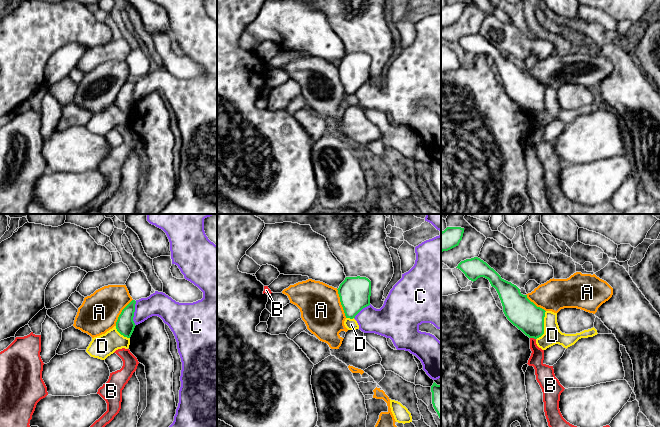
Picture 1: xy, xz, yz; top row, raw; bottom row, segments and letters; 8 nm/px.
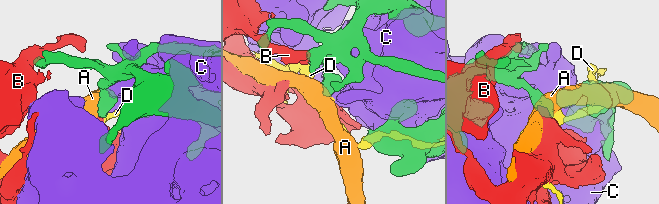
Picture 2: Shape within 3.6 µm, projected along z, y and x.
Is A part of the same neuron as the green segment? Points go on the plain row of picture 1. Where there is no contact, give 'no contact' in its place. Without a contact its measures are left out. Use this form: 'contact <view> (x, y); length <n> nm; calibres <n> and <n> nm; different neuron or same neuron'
contact xz (341, 79); length 240 nm; calibres 260 and 340 nm; different neuron

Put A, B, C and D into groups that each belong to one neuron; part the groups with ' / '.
A / B / C / D

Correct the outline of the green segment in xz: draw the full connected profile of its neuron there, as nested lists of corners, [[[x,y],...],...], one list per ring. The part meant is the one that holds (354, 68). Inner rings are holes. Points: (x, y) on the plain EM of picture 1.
[[[346,53],[337,66],[346,94],[355,94],[363,84],[370,81],[371,57],[366,53]]]

